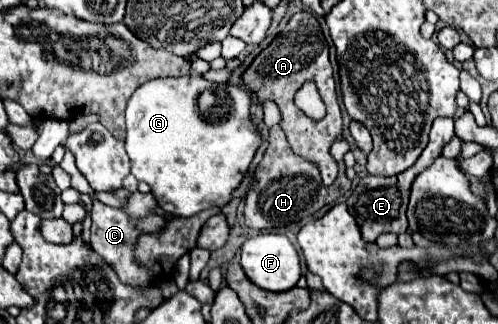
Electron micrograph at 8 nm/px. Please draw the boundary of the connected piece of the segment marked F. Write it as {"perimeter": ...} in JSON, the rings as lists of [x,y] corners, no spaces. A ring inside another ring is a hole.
{"perimeter":[[[261,233],[247,239],[241,247],[241,265],[247,277],[265,291],[289,291],[301,277],[301,261],[293,243],[285,235],[277,233]]]}

